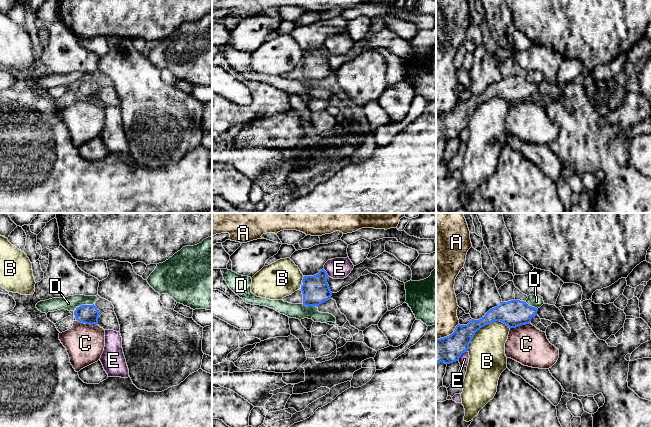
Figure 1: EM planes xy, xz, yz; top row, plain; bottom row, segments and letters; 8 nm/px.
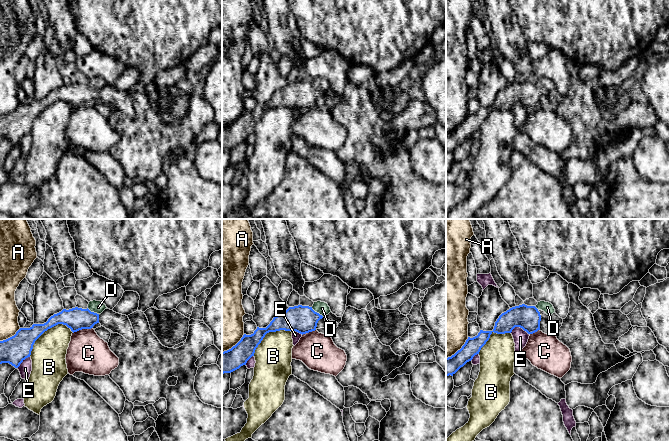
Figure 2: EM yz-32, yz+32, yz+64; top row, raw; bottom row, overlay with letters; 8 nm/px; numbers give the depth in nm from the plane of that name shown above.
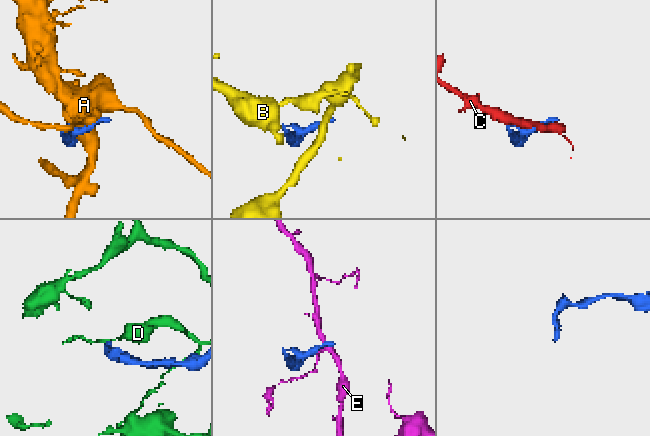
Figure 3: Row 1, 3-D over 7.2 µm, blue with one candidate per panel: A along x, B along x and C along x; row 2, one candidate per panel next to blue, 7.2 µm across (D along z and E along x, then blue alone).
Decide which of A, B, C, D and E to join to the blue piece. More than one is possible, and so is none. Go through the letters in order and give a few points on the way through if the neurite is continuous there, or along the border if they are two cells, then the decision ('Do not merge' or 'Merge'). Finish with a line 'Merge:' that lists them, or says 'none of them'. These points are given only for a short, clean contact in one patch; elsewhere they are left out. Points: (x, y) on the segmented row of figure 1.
A: Do not merge
B: Do not merge
C: Boundary: yz (529, 322), (510, 329). Do not merge
D: Boundary: xy (93, 303), (79, 305), (74, 311). Do not merge
E: Do not merge
Merge: none of them

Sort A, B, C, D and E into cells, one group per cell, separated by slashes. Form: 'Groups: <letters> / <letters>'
Groups: A / B / C / D / E

